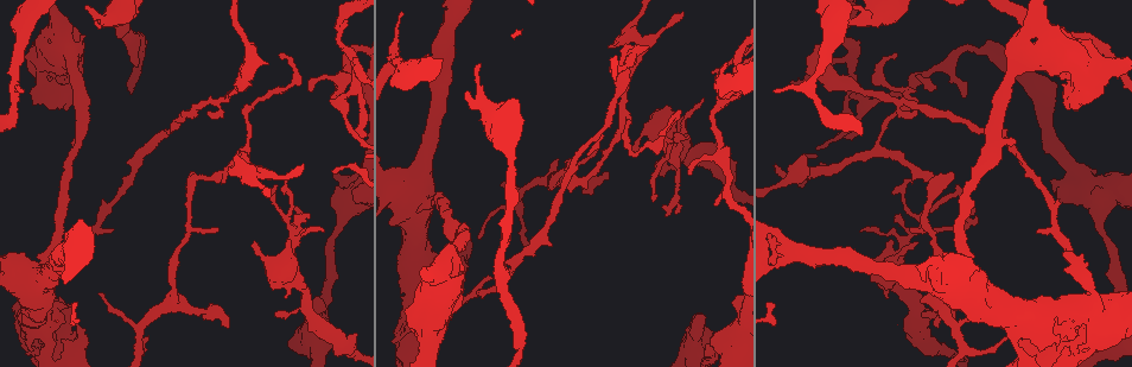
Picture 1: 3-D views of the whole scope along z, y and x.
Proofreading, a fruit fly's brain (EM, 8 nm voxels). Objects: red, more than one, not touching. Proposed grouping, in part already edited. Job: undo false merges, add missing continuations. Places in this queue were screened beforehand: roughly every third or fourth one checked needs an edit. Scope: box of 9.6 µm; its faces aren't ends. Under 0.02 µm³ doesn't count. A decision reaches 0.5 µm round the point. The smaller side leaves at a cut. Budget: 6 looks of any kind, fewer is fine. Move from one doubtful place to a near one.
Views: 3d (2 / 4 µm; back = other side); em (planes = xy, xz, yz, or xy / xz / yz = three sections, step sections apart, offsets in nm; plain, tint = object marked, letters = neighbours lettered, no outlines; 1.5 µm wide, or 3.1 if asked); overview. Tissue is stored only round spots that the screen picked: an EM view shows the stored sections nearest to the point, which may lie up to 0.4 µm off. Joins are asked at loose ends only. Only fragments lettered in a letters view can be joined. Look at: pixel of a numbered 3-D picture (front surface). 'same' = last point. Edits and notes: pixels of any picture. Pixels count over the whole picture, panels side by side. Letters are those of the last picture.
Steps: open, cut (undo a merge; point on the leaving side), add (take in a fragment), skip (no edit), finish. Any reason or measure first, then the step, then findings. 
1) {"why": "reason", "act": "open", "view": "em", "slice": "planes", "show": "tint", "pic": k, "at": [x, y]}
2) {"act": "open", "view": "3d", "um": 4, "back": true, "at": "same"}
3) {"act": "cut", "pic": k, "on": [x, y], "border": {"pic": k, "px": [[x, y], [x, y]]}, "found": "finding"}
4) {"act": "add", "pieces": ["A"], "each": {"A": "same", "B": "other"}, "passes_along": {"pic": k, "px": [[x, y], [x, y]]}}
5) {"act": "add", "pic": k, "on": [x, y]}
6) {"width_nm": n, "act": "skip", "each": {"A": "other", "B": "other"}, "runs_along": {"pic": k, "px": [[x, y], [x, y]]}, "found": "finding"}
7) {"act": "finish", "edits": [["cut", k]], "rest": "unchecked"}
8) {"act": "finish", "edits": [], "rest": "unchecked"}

{"why": "three arms meet", "act": "open", "view": "3d", "um": 4, "back": true, "pic": 1, "at": [341, 102]}

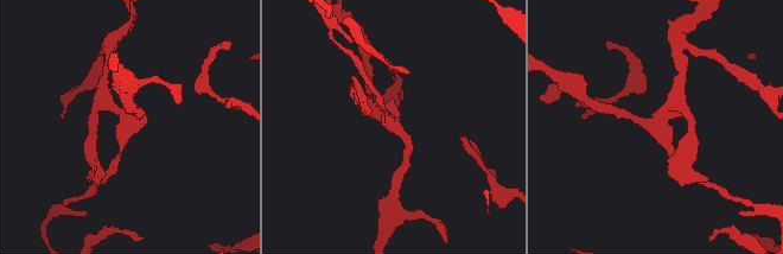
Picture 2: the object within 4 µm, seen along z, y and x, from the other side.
{"arms": 3, "why": "now the EM", "act": "open", "view": "em", "slice": "planes", "show": "letters", "pic": 2, "at": [397, 124]}

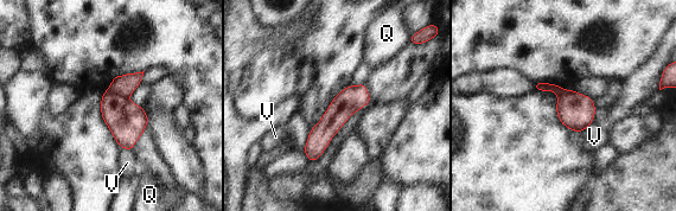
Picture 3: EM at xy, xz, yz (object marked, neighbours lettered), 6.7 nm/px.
{"act": "cut", "pic": 3, "on": [125, 85], "each": {"Q": "other", "V": "other"}, "border": {"pic": 3, "px": [[108, 89], [127, 97]]}, "found": "a second cell is stuck on"}

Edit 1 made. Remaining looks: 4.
{"act": "open", "view": "overview"}

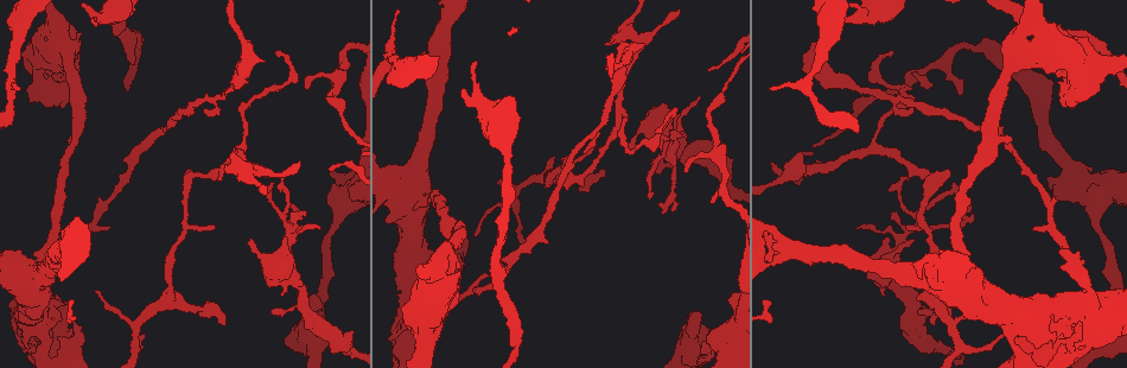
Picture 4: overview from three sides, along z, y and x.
{"why": "a fork", "act": "open", "view": "em", "slice": "xy", "step": 4, "show": "tint", "pic": 4, "at": [669, 151]}

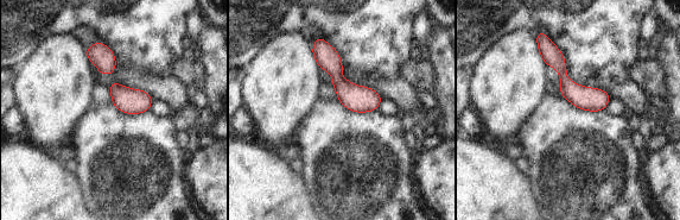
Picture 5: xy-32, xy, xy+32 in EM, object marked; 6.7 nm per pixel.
{"act": "open", "view": "em", "slice": "xy", "step": 4, "show": "letters", "at": "same"}

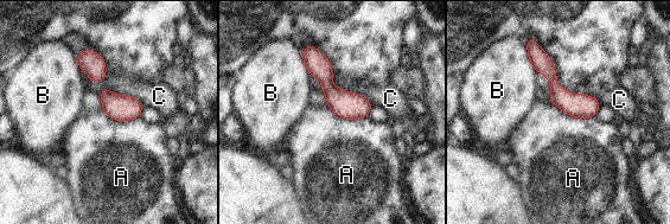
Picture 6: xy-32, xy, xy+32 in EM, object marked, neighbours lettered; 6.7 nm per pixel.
{"act": "skip", "each": {"A": "other", "B": "other", "C": "other"}, "border": {"pic": 6, "px": [[99, 93], [131, 95], [144, 106]]}, "found": "all the same cell"}

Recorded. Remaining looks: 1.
{"act": "finish", "edits": [["cut", 3]], "rest": "unchecked"}

